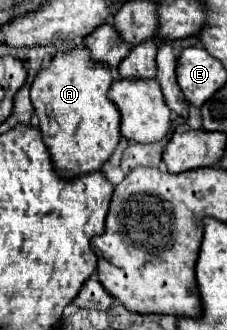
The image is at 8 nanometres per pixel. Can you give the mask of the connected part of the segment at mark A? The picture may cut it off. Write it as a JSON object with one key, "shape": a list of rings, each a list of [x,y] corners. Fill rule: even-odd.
{"shape":[[[78,45],[58,51],[46,69],[40,69],[32,83],[32,105],[40,119],[44,143],[52,155],[56,171],[76,177],[100,171],[120,141],[120,111],[108,99],[116,73],[90,57],[88,47]],[[52,121],[56,131],[50,131]]]}

